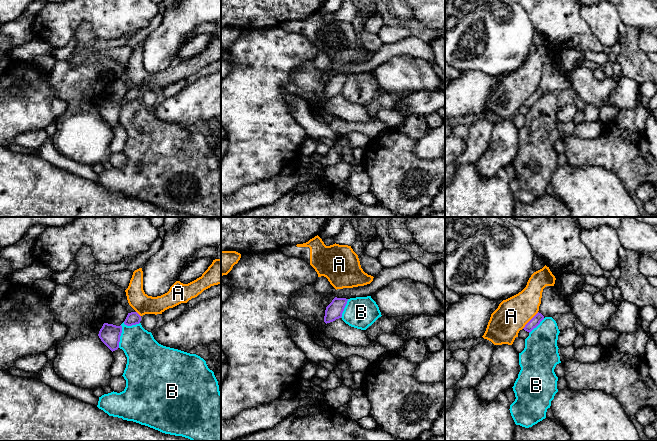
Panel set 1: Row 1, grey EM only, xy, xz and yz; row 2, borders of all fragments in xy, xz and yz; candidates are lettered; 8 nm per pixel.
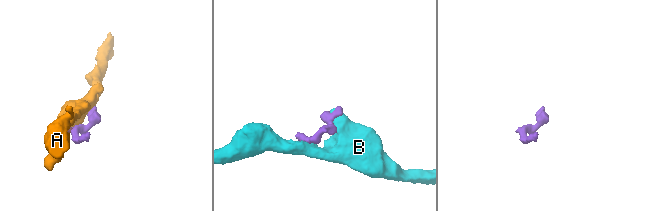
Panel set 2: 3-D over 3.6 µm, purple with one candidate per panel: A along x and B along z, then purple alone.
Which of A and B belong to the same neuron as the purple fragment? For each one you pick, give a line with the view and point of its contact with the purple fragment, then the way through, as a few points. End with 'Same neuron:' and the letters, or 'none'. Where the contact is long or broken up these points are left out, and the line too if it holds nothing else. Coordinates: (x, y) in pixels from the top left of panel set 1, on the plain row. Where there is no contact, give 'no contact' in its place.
Same neuron: none

